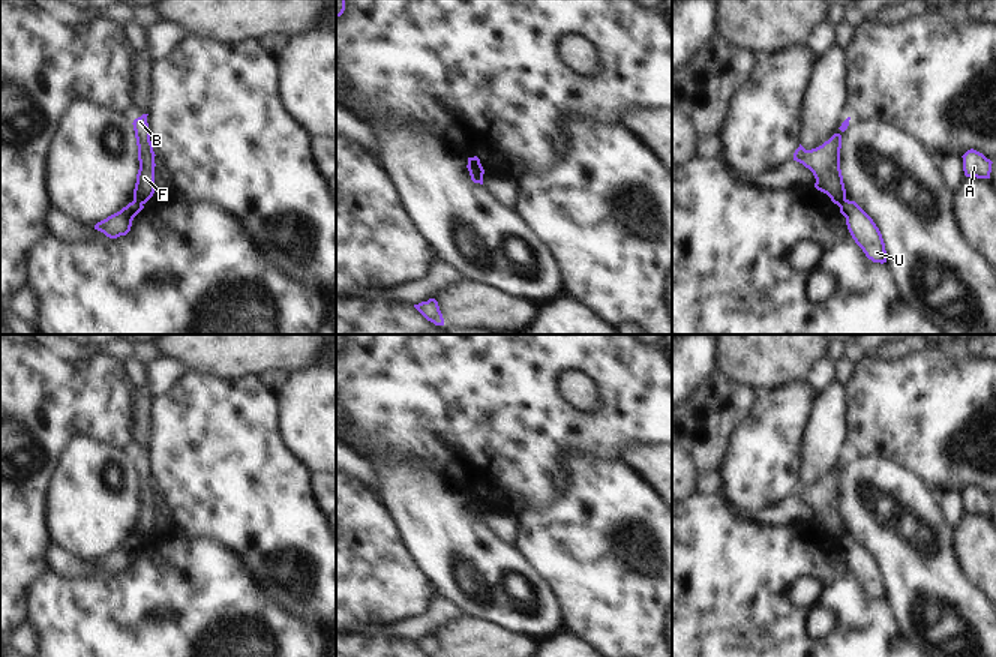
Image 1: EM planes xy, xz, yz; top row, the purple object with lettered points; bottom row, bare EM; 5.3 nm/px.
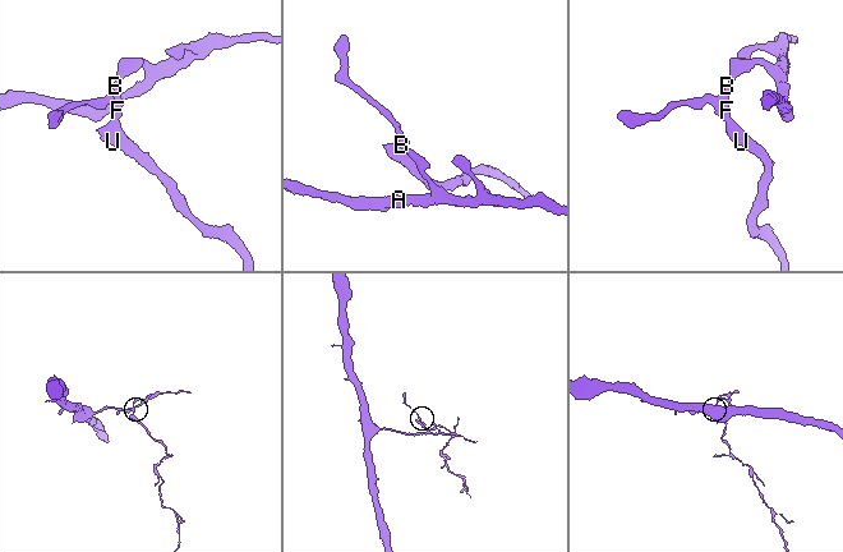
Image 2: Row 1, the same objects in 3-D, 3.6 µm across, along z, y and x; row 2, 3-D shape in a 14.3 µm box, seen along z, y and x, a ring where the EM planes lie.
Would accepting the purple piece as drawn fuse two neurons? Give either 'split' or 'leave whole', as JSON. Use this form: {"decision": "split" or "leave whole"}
{"decision": "split"}

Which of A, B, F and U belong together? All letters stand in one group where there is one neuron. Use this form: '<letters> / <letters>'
A B F / U

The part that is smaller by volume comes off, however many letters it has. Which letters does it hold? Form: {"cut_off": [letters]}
{"cut_off": ["U"]}

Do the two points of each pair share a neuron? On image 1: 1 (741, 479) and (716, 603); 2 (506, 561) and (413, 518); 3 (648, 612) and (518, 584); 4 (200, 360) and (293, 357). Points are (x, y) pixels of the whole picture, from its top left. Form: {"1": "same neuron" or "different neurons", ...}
{"1": "different neurons", "2": "same neuron", "3": "different neurons", "4": "same neuron"}

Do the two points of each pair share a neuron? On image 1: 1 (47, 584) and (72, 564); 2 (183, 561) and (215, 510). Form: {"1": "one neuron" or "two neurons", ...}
{"1": "two neurons", "2": "two neurons"}

